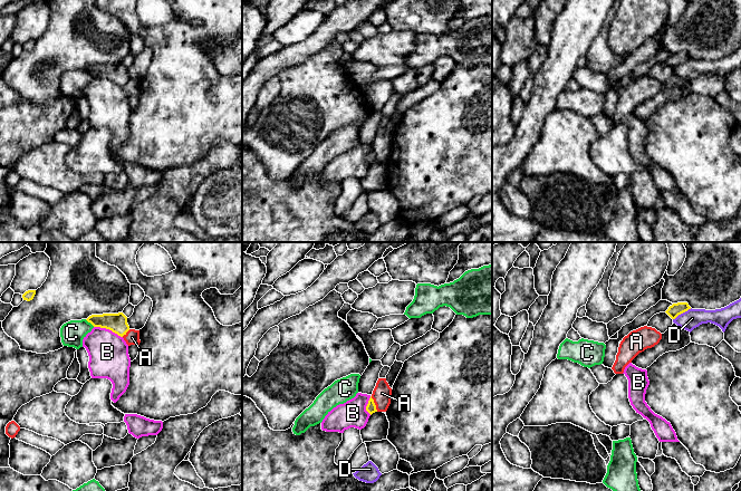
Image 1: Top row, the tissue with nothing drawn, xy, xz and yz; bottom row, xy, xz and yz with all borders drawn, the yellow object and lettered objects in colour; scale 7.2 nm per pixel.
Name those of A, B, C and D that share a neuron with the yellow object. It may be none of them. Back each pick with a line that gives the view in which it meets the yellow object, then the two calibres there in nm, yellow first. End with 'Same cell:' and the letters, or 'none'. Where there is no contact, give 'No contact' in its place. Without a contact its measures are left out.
Same cell: none

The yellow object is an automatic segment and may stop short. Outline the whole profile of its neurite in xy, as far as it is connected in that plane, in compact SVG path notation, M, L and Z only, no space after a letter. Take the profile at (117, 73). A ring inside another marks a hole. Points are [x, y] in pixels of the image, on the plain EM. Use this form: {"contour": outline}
{"contour": "M123 62L92 65L86 69L94 77L100 77L112 80L123 87L129 80L127 67Z"}

